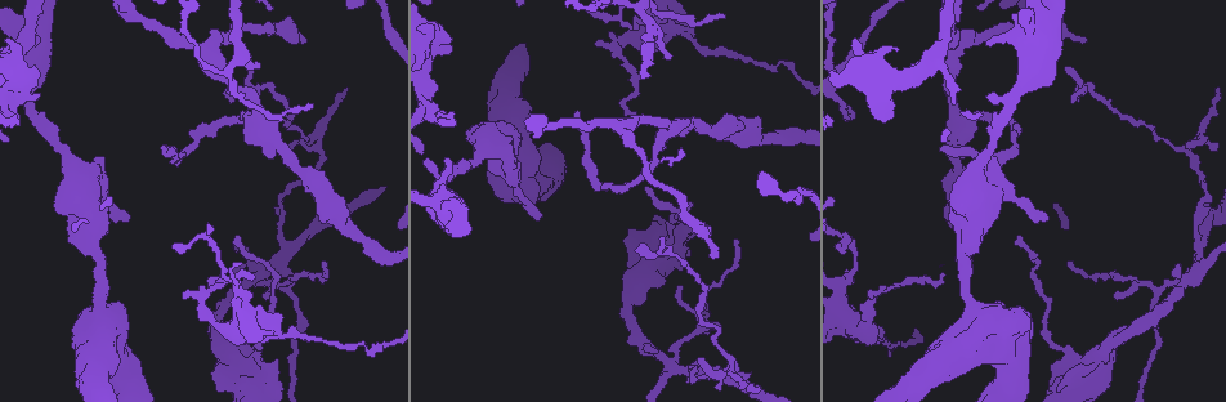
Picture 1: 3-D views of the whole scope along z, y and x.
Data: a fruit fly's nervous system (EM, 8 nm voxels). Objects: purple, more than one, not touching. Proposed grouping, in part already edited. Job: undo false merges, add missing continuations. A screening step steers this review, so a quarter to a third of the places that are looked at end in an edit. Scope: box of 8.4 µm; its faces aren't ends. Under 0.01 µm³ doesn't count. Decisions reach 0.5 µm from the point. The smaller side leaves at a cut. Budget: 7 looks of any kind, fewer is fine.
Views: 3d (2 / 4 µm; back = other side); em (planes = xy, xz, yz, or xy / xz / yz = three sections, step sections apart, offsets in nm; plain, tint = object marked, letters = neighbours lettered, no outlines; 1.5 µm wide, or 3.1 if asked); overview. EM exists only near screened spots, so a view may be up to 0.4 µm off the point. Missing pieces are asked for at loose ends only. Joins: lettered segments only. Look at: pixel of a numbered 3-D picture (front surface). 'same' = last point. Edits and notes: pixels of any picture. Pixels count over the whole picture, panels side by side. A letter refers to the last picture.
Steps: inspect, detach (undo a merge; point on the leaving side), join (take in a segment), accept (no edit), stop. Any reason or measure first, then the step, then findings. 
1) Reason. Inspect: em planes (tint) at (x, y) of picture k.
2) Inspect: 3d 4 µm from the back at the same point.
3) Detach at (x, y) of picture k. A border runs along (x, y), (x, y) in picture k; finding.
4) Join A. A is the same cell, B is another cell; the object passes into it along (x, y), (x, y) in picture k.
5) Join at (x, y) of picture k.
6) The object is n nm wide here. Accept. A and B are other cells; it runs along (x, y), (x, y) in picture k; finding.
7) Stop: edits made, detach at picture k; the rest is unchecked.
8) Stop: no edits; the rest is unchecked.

Thick turns thin. Inspect: 3d 2 µm at (1050, 342) of picture 1.

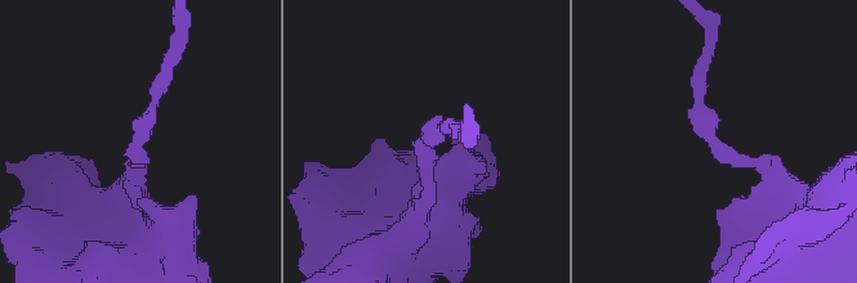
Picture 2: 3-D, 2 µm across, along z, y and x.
Inspect: em xy step 8 (tint) at (423, 143) of picture 2.

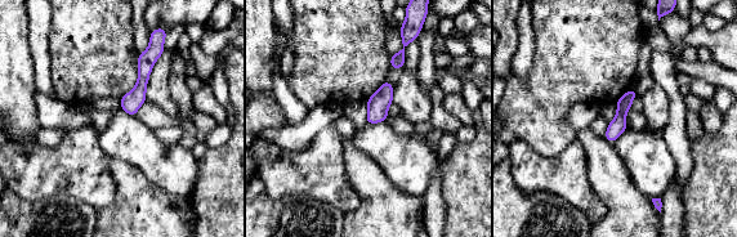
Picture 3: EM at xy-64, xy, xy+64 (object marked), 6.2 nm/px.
Inspect: em planes (letters) at the same point.

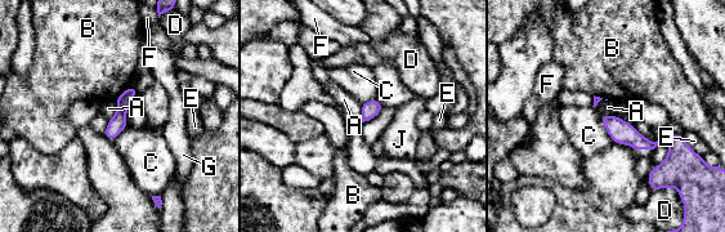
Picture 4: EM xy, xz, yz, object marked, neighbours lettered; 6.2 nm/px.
Accept. A, B, C, D, E, F, G and J are other cells; continuous, no second cell.

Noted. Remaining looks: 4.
Looks like a crossing. Inspect: em xz step 4 (letters) at (668, 363) of picture 1.

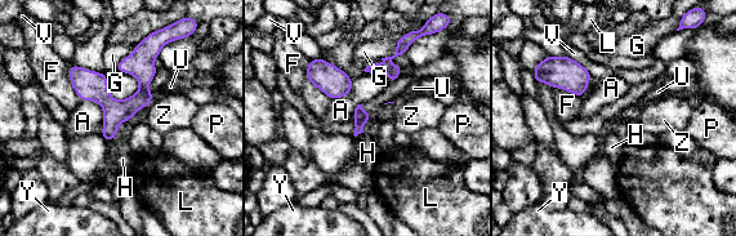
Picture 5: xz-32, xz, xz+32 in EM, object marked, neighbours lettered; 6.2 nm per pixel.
The object is 90 nm wide here. Accept. A, F, G, H, L, P, U, V, Y and Z are other cells; a border runs along (81, 99), (101, 106), (102, 124) in picture 5; all the same cell.

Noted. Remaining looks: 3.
Calibre changes. Inspect: em planes (letters) at (850, 280) of picture 1.

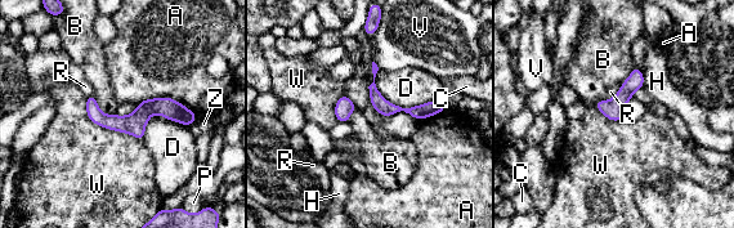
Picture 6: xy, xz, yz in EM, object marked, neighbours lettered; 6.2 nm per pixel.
The object is 100 nm wide here. Accept. A, B, C, D, H, P, R, V, W and Z are other cells; it runs along (89, 101), (106, 121), (148, 108), (192, 116) in picture 6; all the same cell.

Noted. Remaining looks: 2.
Stop: no edits; the rest is unchecked.

